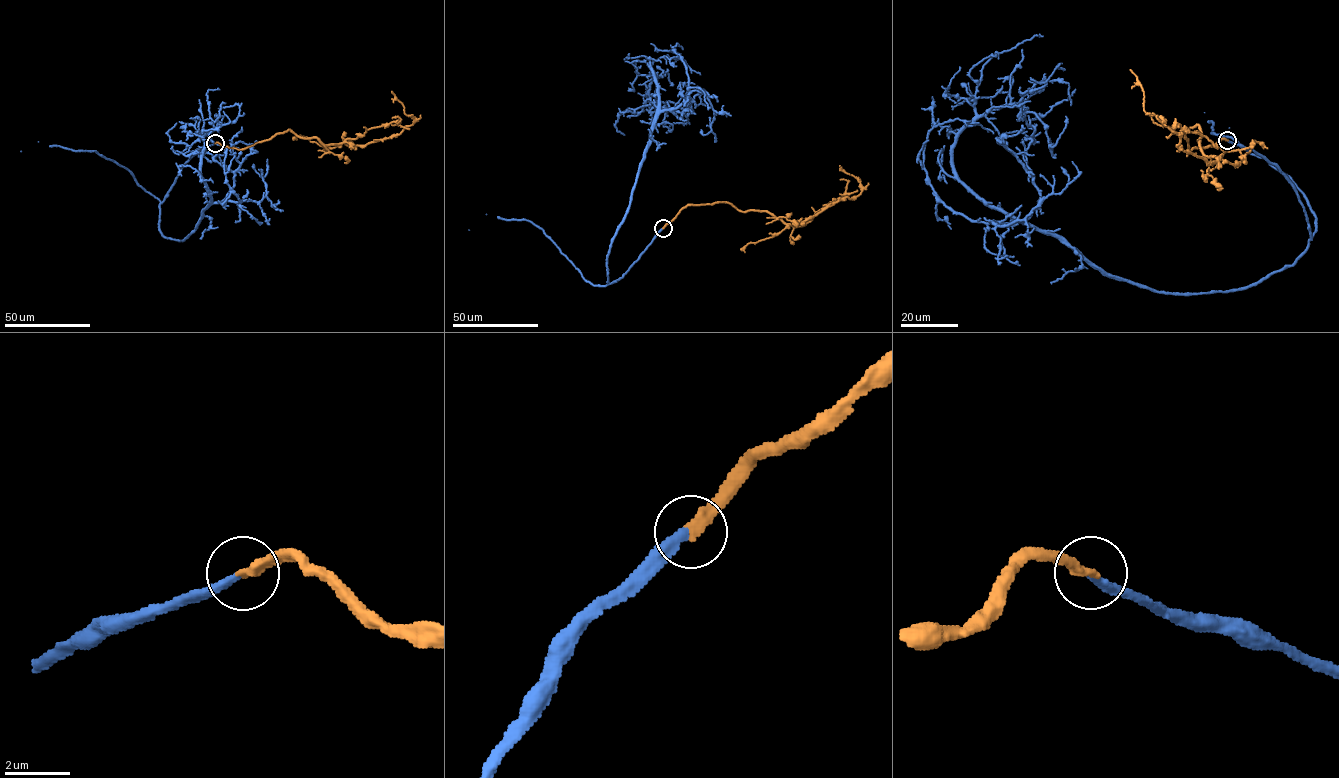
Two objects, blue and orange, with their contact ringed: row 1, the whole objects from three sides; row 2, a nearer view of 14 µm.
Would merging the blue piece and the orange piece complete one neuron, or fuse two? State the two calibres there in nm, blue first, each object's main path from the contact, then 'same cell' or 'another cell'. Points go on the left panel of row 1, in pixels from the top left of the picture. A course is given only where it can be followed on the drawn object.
280/320 nm | blue via (214, 143), (187, 161), (160, 205), (164, 237), (188, 236), (210, 200), (201, 134), (240, 110), (218, 108) | orange via (215, 143), (245, 149), (289, 130), (325, 145), (365, 145), (389, 138), (414, 121), (392, 91) | same cell

